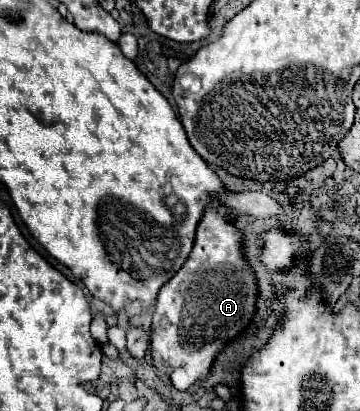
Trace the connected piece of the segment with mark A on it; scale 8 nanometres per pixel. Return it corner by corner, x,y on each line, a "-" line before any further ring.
209,209
197,223
195,243
187,261
175,273
175,277
171,277
161,287
157,295
151,325
151,361
155,369
165,373
175,389
179,391
189,389
197,379
209,373
209,367
215,355
223,349
223,345
235,339
249,325
255,313
255,299
257,283
241,253
241,233
223,215
219,215
215,209

